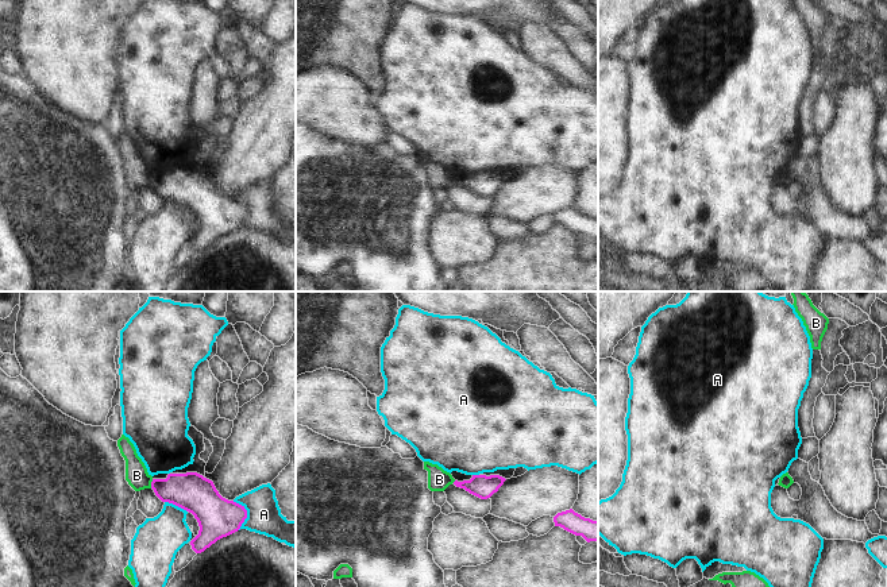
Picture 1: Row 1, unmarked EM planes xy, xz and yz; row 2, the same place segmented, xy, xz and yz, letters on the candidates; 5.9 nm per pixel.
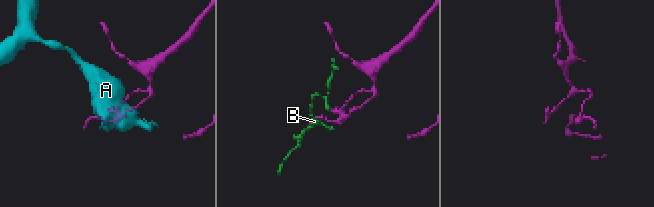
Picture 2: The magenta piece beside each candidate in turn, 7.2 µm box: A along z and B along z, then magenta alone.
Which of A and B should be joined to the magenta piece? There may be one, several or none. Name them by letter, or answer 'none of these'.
none of these

